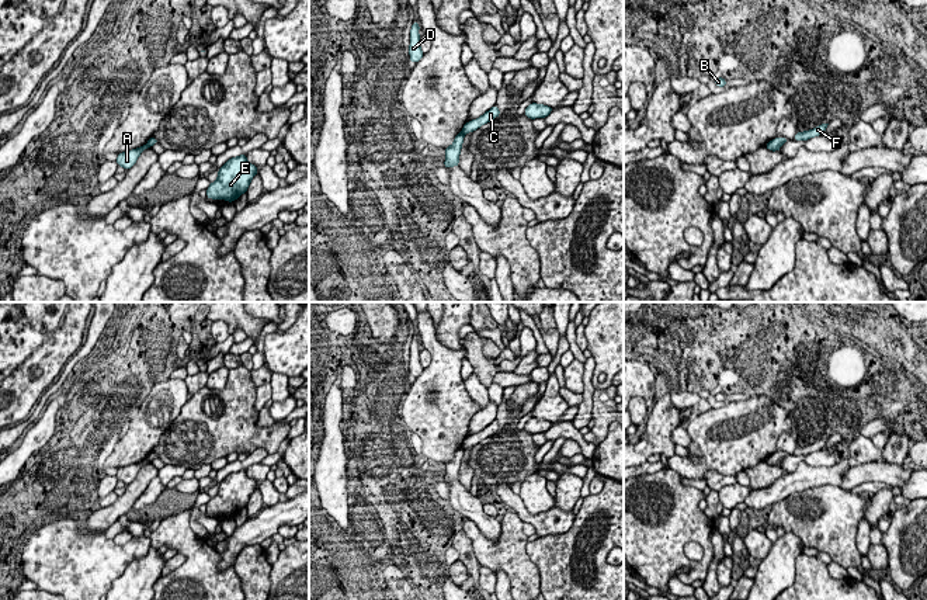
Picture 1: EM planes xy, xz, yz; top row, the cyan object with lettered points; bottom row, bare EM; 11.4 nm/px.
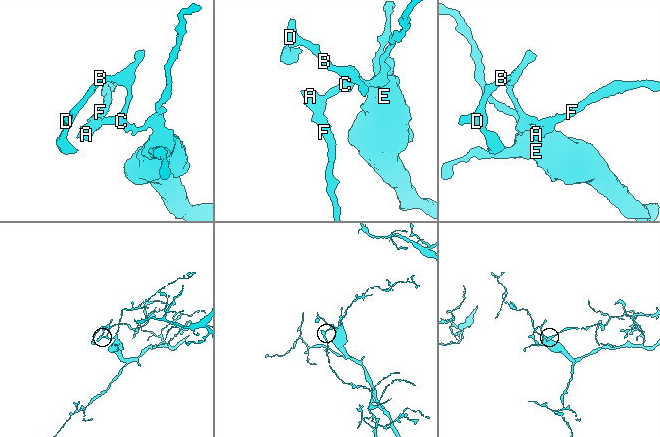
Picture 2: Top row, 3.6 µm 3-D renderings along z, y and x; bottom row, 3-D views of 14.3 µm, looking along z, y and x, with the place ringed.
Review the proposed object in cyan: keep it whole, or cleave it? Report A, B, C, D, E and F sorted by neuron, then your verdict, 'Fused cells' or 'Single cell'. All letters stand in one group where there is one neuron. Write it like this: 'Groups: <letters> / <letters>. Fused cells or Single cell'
Groups: A F / B C D E. Fused cells

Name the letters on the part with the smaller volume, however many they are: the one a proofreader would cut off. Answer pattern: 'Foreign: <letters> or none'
Foreign: A, F

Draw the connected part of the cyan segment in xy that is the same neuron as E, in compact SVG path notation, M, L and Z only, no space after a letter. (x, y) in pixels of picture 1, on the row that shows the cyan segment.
M246 155L229 159L219 170L218 178L206 188L206 198L233 202L249 188L258 169L247 162Z

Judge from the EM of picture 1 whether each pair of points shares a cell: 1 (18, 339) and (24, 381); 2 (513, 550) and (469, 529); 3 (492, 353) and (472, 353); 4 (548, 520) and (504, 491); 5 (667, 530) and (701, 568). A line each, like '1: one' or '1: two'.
1: one
2: one
3: two
4: one
5: one

